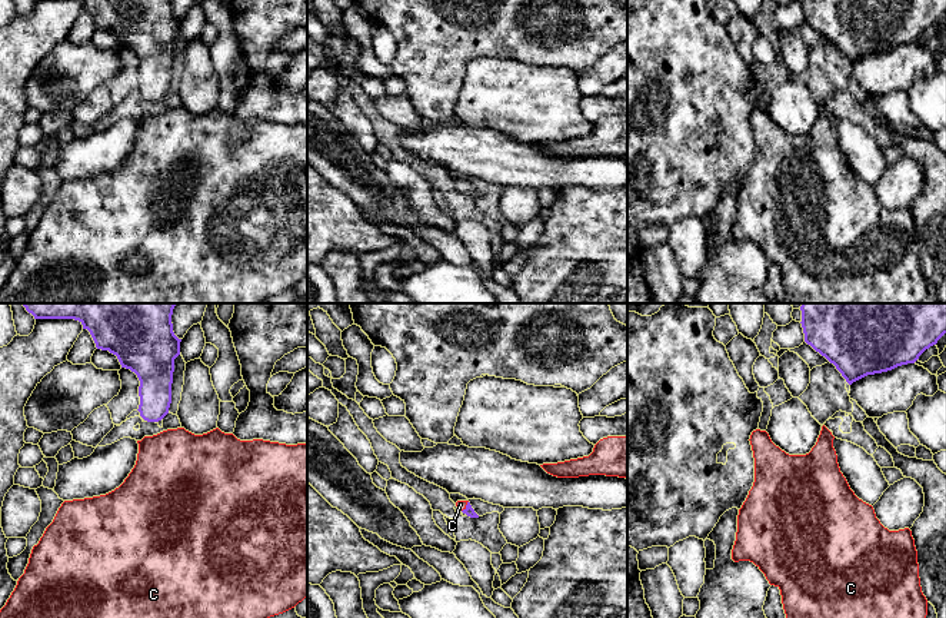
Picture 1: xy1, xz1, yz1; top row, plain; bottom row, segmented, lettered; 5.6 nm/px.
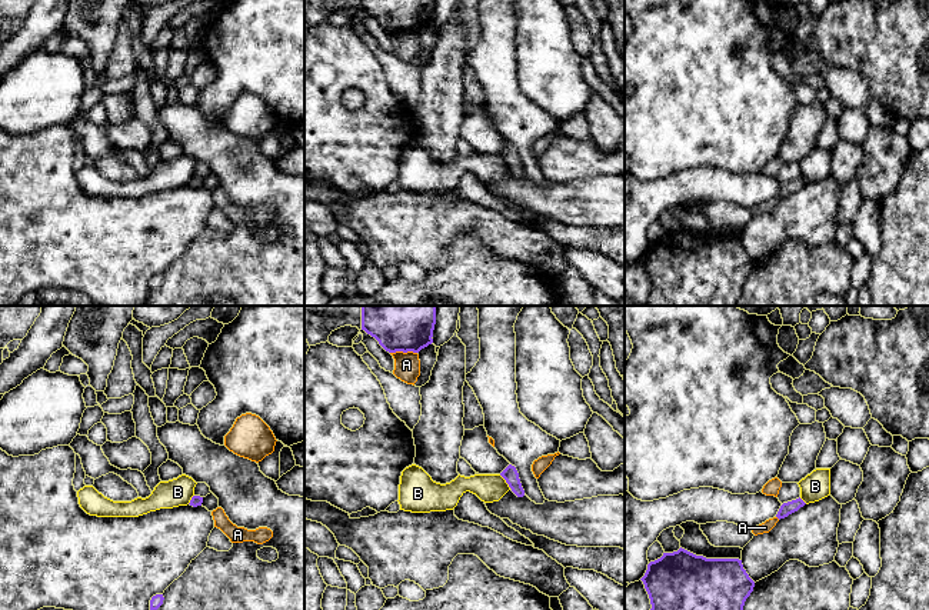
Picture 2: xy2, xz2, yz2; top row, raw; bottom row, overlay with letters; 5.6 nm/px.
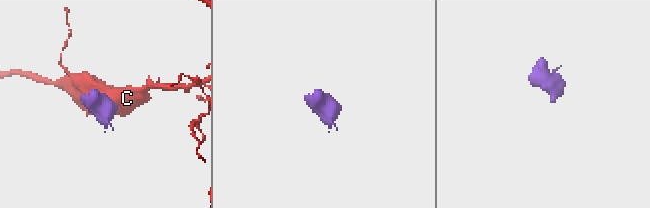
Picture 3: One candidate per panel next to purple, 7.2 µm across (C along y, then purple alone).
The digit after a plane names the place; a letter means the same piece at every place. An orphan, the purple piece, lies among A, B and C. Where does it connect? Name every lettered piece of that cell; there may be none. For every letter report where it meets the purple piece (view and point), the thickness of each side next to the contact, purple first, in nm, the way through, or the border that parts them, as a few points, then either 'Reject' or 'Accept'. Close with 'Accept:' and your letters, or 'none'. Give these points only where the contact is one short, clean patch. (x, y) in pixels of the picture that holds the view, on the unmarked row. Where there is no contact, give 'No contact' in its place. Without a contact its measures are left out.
A: Touches purple at xz2 (403, 32). Thickness 180 nm (purple) against 140 nm. Reject
B: Touches purple at xz2 (506, 162). Thickness 90 nm (purple) against 160 nm. Boundary: xz2 (499, 154), (510, 167). Reject
C: Touches purple at xz1 (466, 186). Thickness 60 nm (purple) against 50 nm. Path across: xz1 (469, 190), (466, 186), (460, 183). Accept
Accept: C

